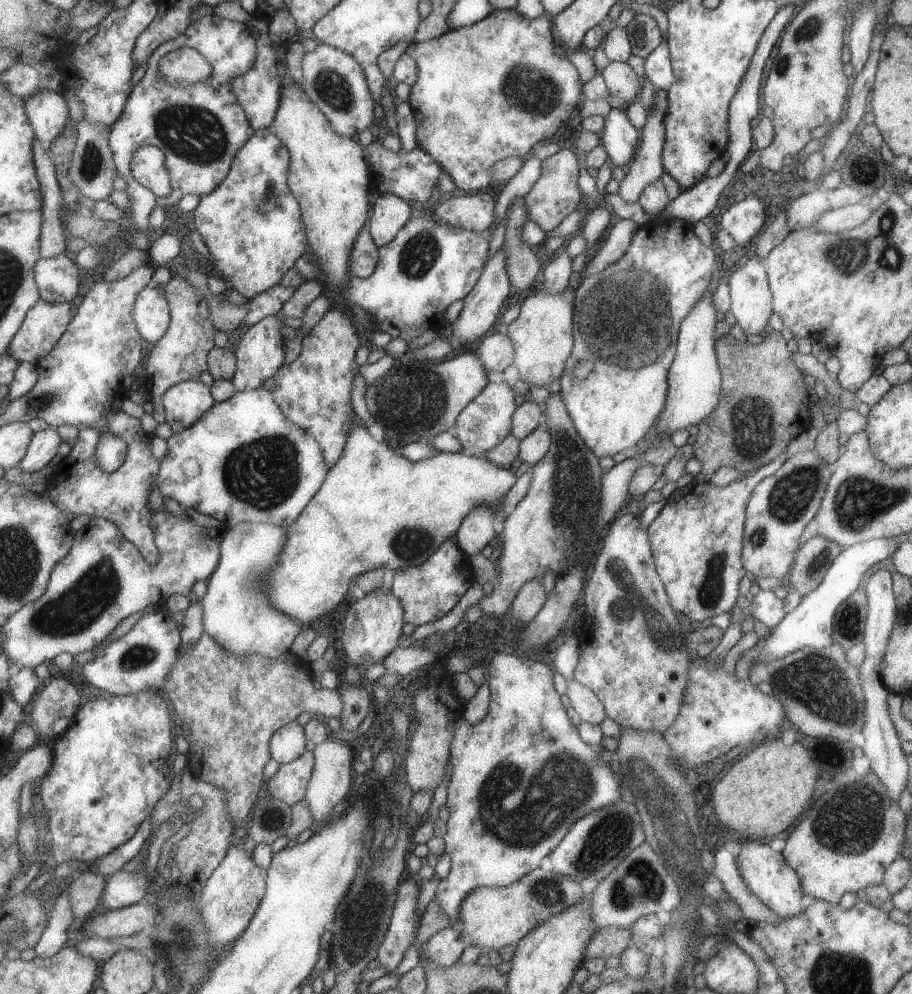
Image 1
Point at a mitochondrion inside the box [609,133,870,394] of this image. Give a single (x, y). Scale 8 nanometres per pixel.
(838, 257)

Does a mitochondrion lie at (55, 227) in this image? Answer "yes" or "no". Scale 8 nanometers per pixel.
no

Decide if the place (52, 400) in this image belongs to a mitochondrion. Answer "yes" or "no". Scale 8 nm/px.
yes

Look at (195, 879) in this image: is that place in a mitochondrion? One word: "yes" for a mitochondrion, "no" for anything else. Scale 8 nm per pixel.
no

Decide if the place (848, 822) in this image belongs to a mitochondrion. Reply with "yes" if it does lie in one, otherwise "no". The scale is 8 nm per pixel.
yes

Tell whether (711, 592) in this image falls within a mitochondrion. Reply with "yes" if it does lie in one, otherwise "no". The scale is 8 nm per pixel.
yes

